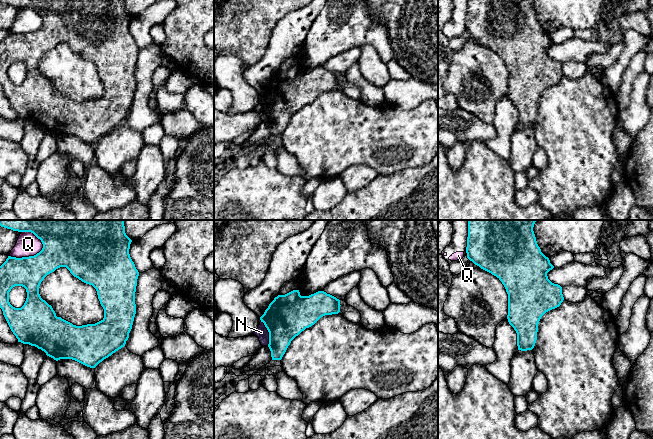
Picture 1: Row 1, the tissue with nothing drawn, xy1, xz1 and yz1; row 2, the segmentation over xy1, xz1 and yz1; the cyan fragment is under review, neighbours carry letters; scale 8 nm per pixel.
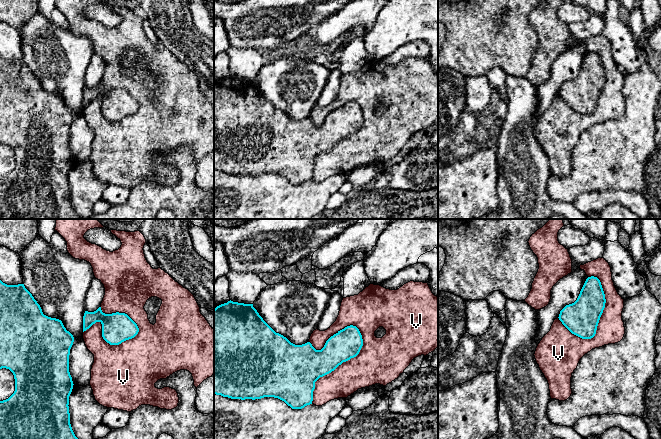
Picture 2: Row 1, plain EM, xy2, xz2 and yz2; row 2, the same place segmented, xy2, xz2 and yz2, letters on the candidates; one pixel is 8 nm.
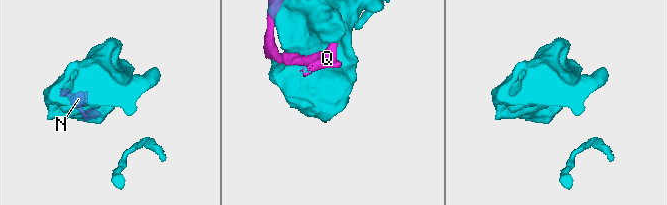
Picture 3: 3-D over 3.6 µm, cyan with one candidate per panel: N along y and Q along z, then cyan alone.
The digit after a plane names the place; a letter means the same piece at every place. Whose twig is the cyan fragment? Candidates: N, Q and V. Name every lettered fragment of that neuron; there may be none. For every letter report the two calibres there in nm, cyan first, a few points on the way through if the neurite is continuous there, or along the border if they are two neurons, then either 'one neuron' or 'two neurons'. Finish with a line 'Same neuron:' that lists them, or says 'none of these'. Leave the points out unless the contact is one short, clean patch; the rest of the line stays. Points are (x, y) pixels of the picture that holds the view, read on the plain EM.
N: 340/100 nm | along xz1 (261, 97), (268, 108), (268, 121) | two neurons
Q: 280/180 nm | two neurons
V: 260/300 nm | one neuron
Same neuron: V

